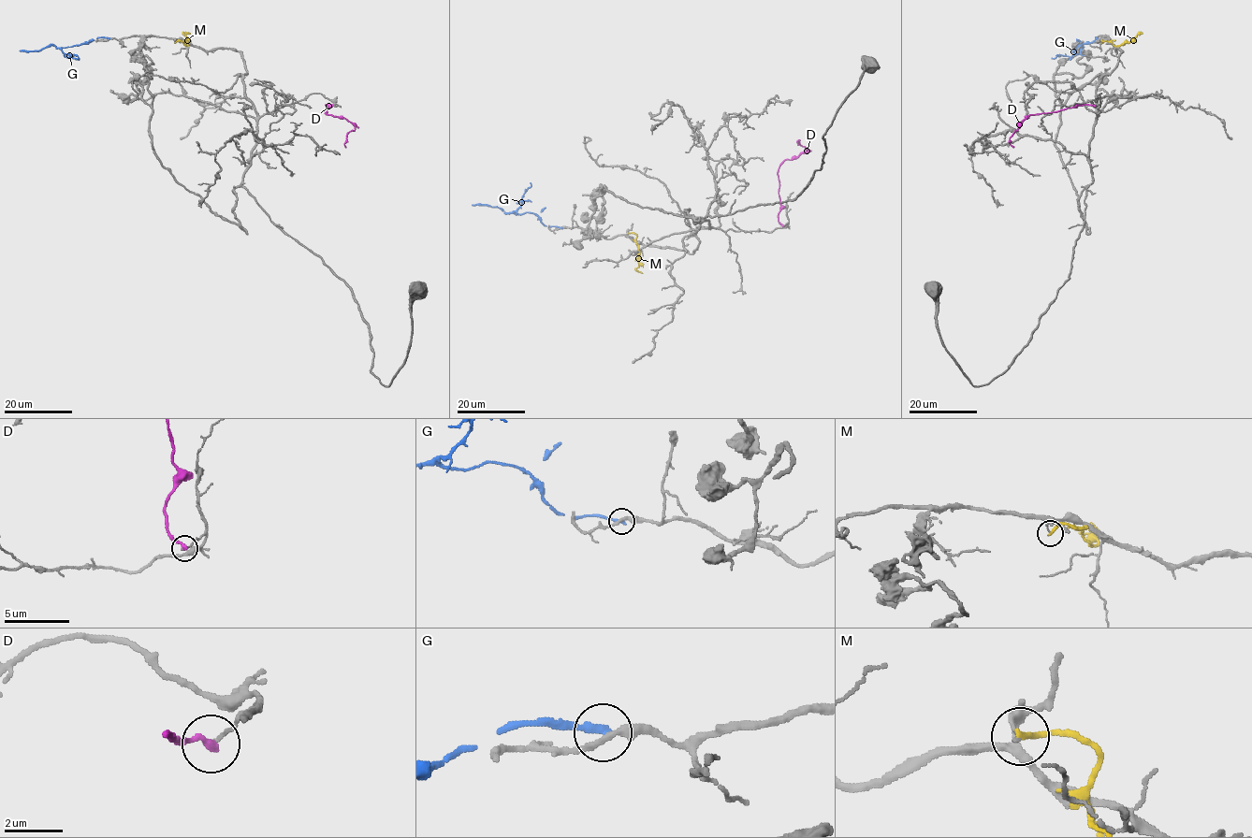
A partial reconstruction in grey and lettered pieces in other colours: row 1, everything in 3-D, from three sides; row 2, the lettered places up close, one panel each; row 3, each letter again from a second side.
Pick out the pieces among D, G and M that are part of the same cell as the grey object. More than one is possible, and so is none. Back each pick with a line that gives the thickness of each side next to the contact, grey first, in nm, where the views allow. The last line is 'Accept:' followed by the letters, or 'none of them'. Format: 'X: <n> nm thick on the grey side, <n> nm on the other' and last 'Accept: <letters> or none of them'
Accept: none of them

